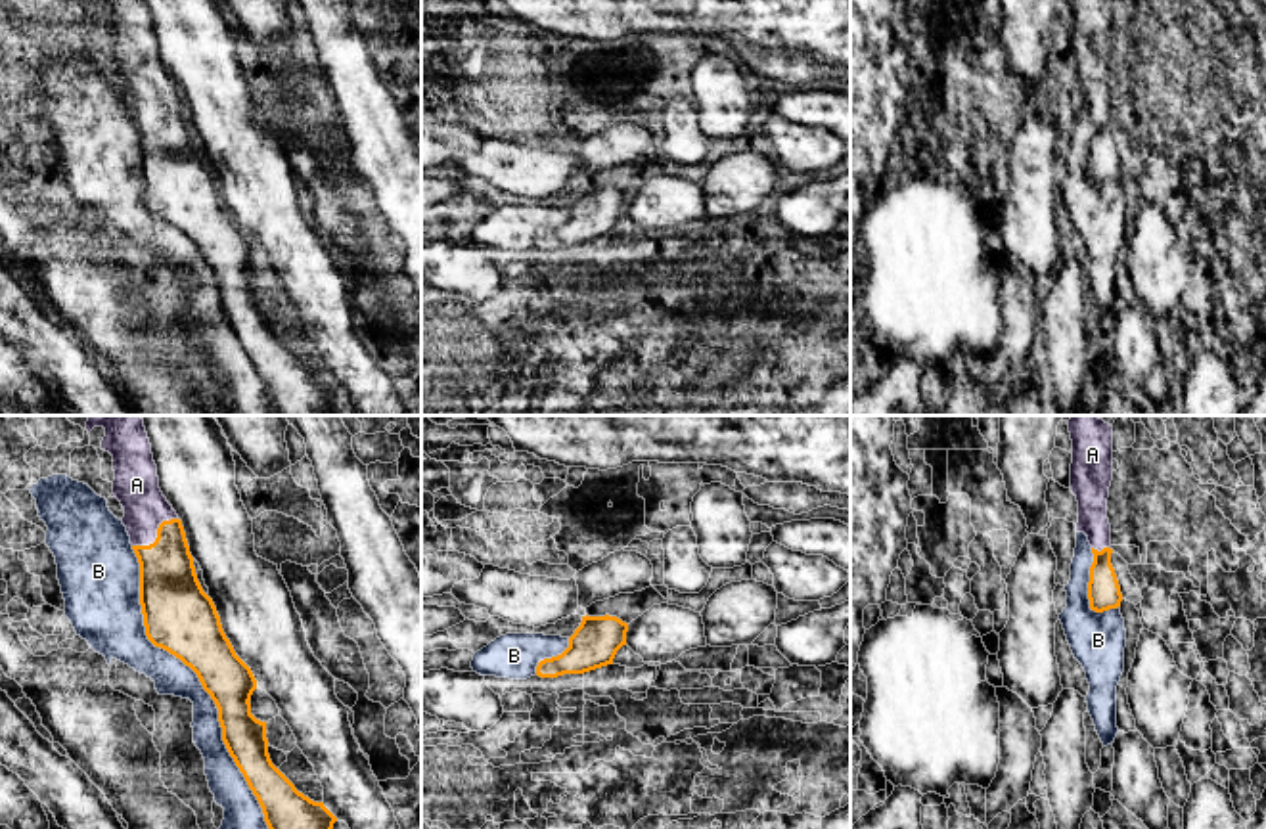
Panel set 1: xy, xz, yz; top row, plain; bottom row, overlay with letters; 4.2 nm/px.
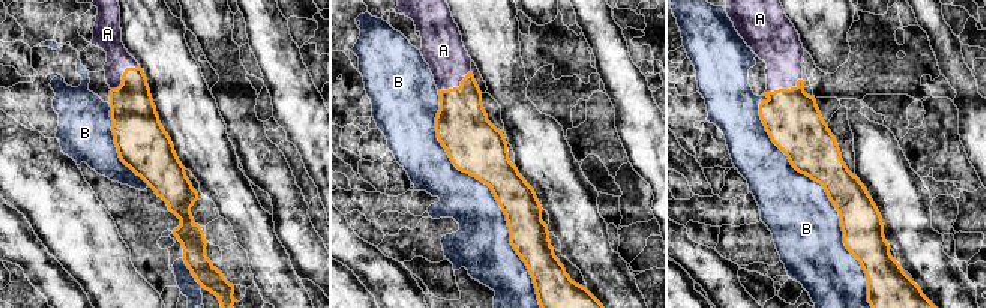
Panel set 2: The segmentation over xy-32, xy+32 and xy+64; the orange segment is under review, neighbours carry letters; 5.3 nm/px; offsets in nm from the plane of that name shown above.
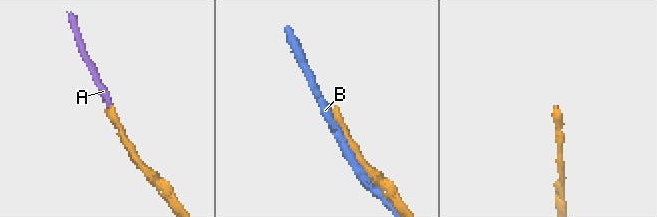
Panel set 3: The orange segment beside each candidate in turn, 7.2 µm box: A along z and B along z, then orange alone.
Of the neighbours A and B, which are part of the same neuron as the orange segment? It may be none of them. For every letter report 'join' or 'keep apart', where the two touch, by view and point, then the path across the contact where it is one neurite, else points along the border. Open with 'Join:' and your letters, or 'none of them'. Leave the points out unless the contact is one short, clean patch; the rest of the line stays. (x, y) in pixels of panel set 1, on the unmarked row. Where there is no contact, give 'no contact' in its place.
Join: A
A: join; contact xy (158, 106); way xy (169, 161), (158, 106), (136, 56)
B: keep apart; contact xy (202, 255)

